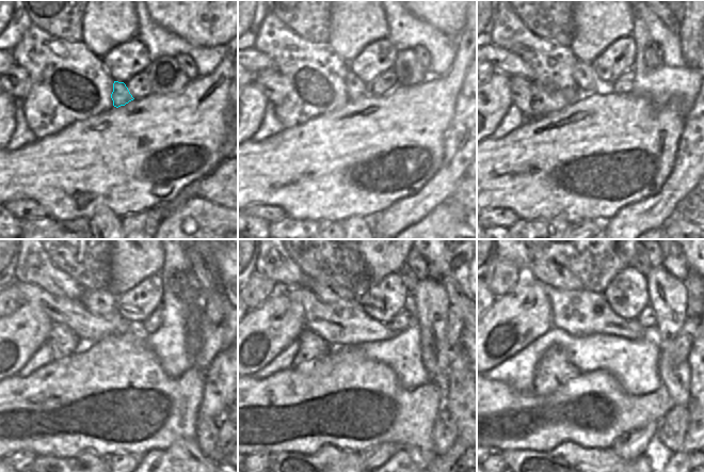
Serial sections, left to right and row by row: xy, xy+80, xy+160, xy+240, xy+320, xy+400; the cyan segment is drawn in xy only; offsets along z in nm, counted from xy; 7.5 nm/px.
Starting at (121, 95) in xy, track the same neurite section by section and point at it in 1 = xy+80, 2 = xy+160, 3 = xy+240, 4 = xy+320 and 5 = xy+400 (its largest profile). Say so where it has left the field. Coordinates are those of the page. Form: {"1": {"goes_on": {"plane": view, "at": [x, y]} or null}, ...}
{"1": {"goes_on": {"plane": "xy+80", "at": [355, 88]}}, "2": {"goes_on": {"plane": "xy+160", "at": [584, 74]}}, "3": {"goes_on": {"plane": "xy+240", "at": [101, 302]}}, "4": {"goes_on": {"plane": "xy+320", "at": [329, 294]}}, "5": {"goes_on": {"plane": "xy+400", "at": [545, 271]}}}

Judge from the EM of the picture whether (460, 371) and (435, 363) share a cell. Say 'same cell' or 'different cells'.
different cells

